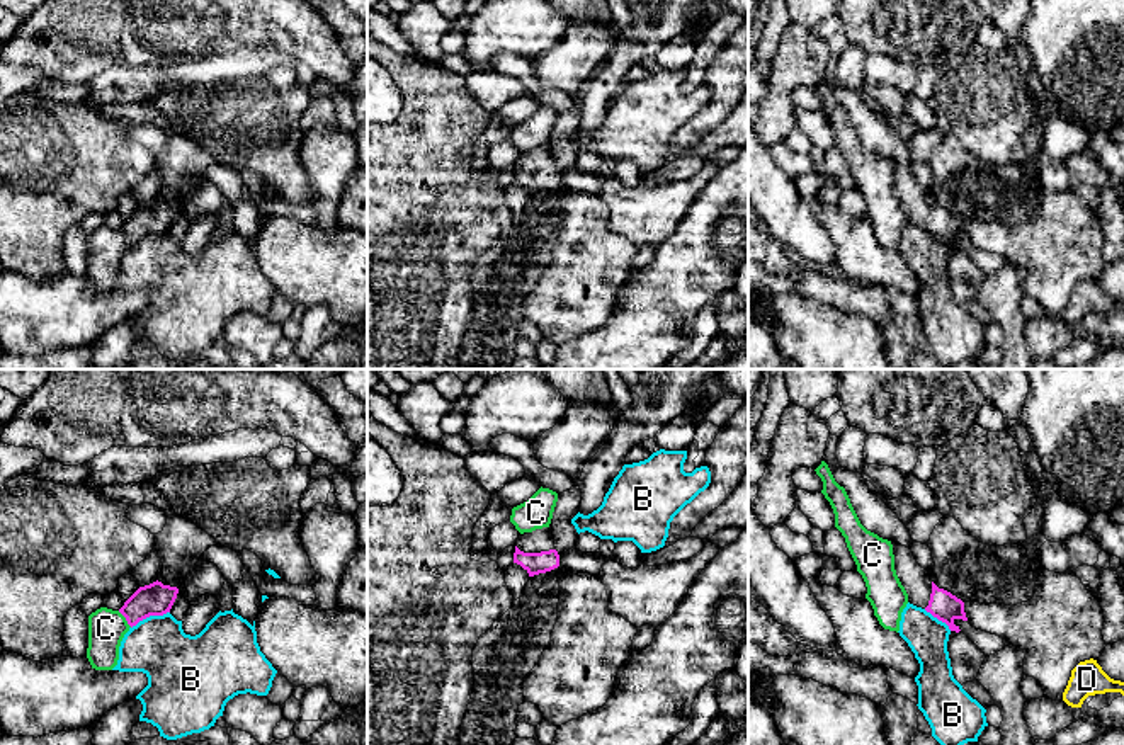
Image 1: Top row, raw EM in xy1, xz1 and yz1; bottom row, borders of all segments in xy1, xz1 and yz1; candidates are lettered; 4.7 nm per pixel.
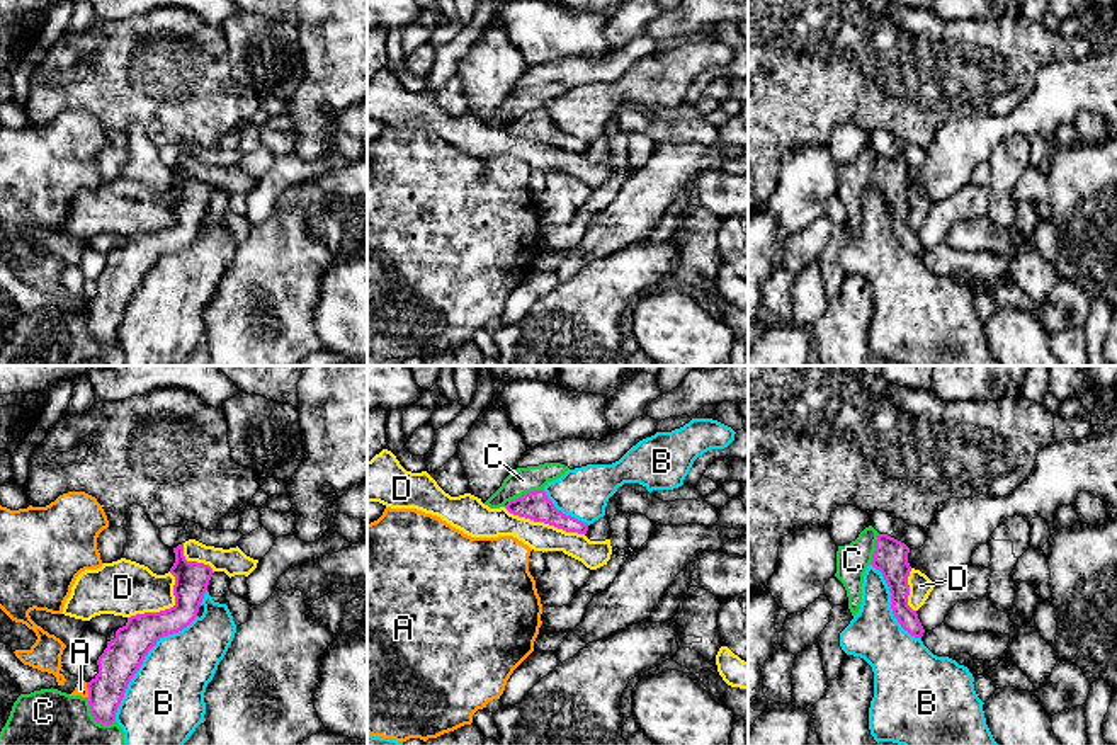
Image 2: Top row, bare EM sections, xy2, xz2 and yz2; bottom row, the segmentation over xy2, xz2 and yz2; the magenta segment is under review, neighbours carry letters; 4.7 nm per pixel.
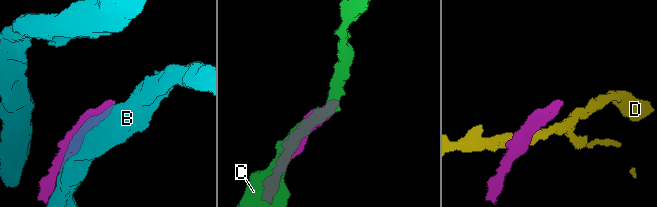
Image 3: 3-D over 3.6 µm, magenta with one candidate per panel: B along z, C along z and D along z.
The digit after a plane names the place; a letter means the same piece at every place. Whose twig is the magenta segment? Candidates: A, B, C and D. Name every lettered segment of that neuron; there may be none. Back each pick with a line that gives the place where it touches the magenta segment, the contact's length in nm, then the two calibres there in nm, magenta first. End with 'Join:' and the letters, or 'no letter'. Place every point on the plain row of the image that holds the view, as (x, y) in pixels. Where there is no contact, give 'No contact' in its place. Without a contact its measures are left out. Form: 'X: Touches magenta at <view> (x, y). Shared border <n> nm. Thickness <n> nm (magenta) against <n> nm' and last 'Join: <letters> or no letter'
Join: no letter

